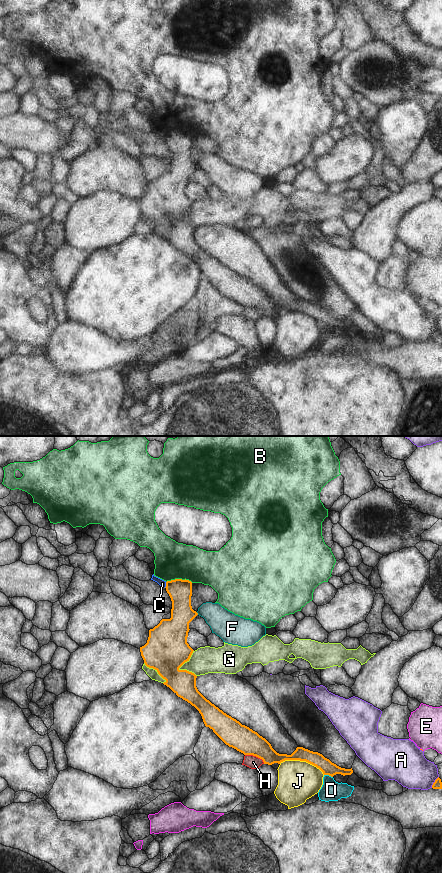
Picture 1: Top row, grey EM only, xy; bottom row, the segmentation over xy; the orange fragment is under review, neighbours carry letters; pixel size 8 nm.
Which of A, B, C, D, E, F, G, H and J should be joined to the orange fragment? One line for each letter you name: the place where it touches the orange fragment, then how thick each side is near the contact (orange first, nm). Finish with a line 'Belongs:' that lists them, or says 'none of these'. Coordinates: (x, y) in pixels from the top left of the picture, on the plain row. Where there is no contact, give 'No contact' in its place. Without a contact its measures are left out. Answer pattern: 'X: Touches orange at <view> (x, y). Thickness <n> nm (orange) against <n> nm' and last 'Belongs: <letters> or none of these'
Belongs: none of these

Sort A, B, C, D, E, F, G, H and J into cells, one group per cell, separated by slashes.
A / B / C / D / E / F / G / H / J

